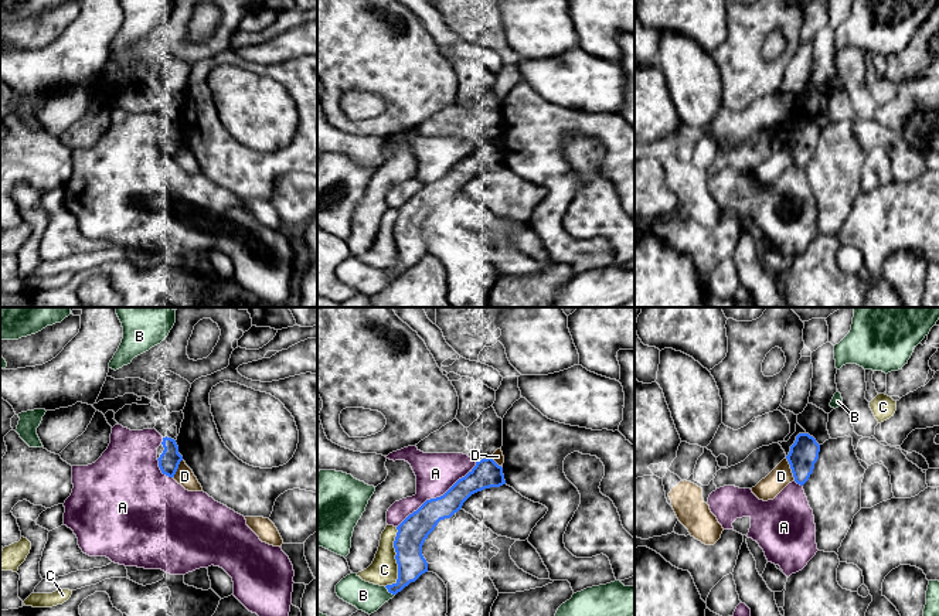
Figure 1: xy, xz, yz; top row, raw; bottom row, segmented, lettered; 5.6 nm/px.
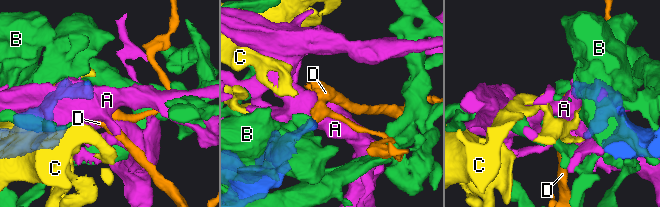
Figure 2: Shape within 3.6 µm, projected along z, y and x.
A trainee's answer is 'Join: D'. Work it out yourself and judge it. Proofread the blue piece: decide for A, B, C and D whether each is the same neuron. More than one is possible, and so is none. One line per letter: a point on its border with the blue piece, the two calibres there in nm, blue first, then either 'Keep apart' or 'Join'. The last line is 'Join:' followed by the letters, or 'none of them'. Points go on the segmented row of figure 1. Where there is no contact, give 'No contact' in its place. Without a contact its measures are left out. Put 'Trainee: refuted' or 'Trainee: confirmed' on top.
Trainee: refuted
A: Touches blue at xz (436, 497). Thickness 170 nm (blue) against 220 nm. Keep apart
B: Touches blue at xz (390, 592). Thickness 160 nm (blue) against 170 nm. Keep apart
C: Touches blue at xz (395, 558). Thickness 170 nm (blue) against 160 nm. Keep apart
D: Touches blue at yz (790, 468). Thickness 160 nm (blue) against 120 nm. Keep apart
Join: none of them

